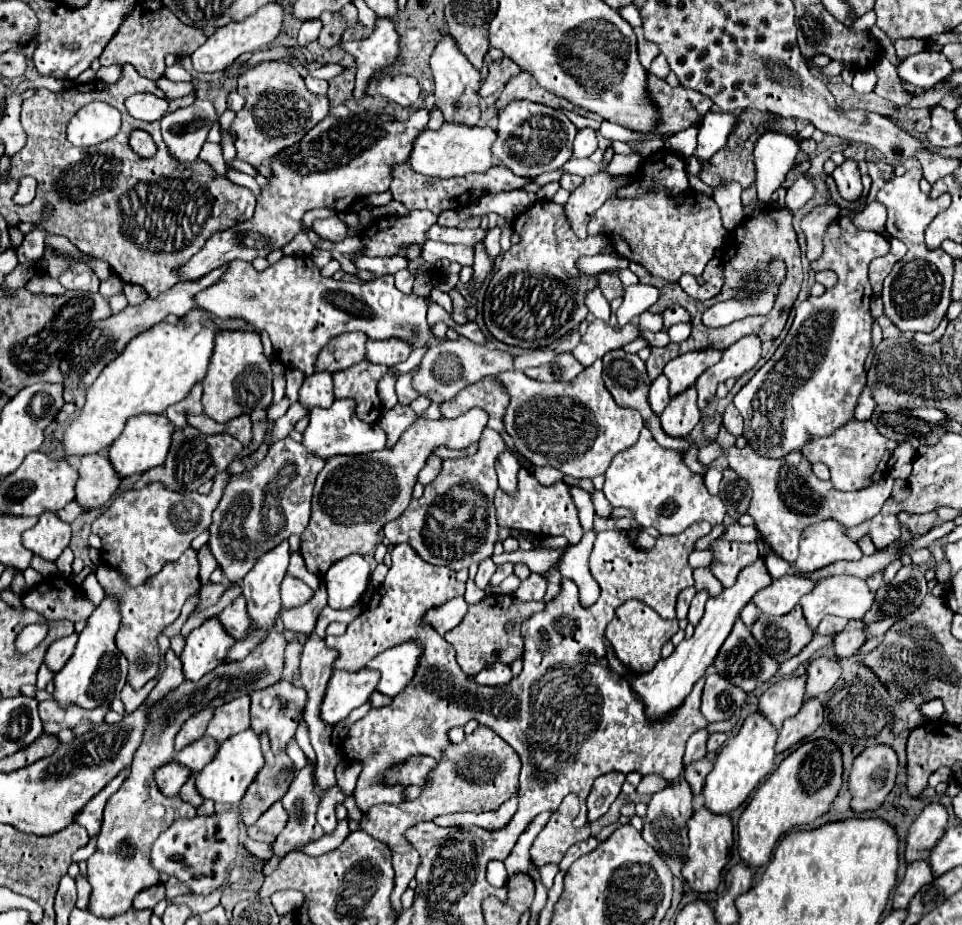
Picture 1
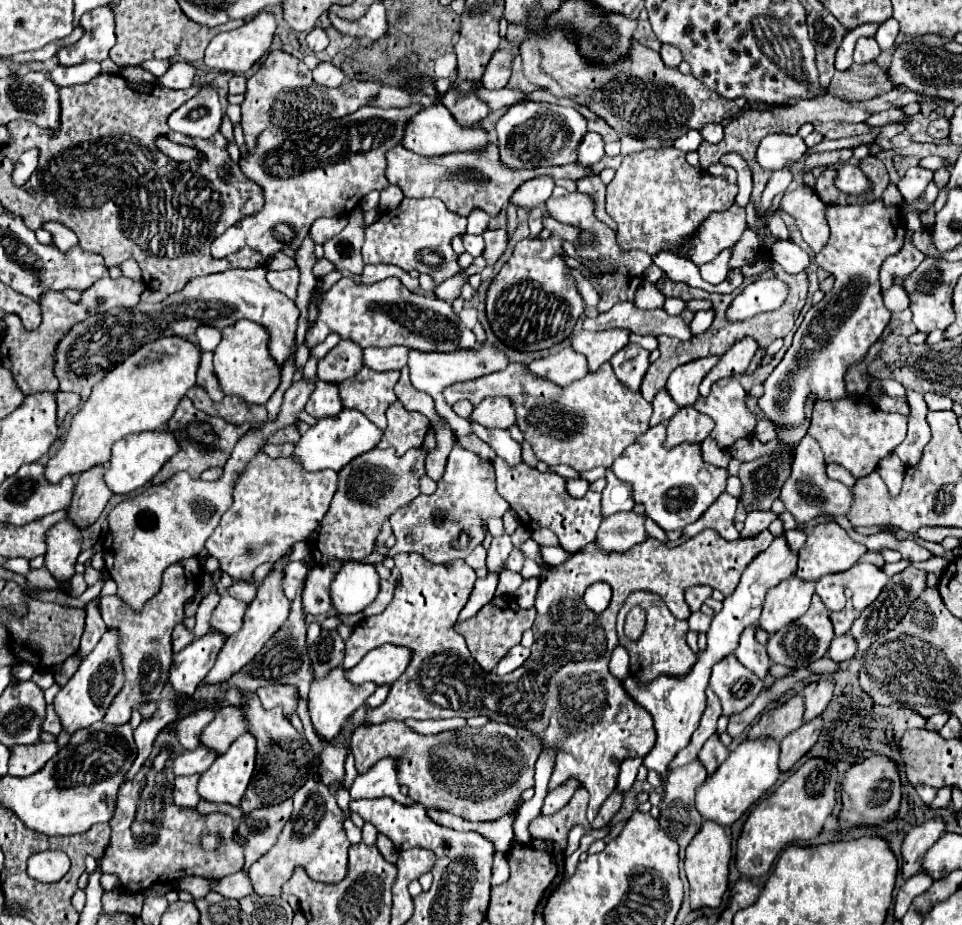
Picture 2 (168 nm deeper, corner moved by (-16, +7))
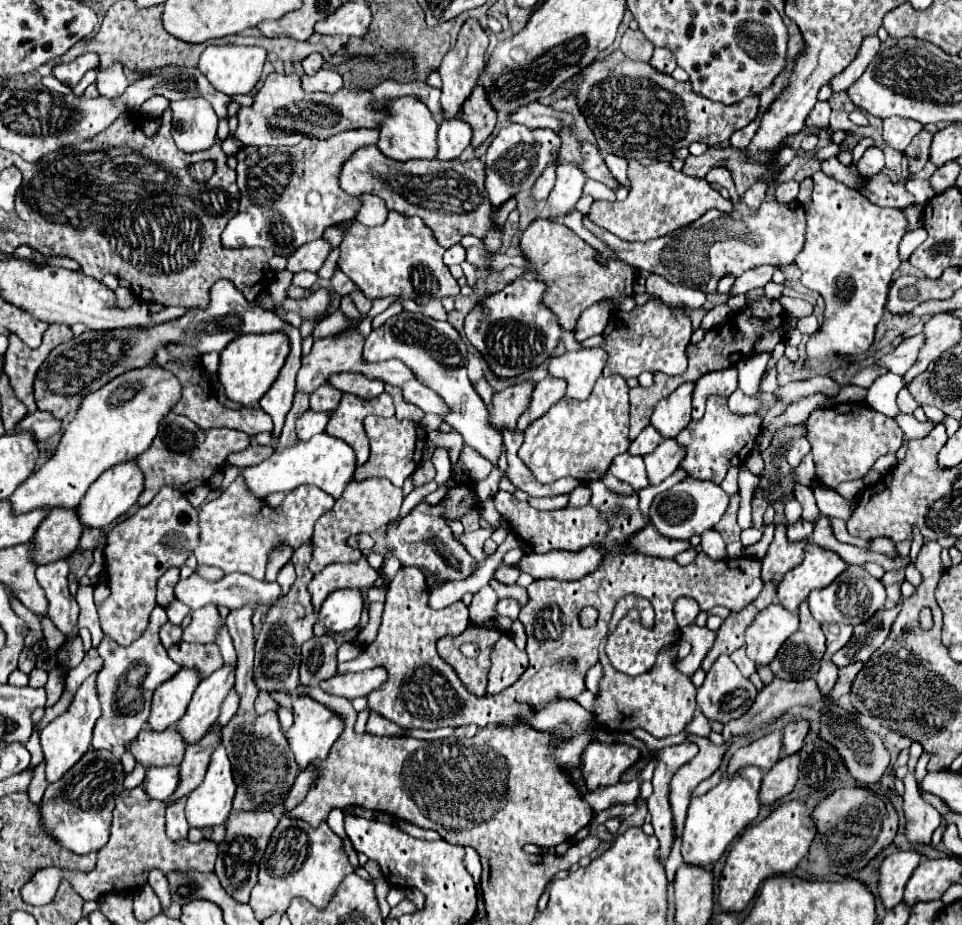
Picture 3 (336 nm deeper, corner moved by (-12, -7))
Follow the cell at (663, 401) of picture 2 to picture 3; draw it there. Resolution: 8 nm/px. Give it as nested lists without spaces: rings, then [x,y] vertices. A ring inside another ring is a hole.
[[[648,426],[648,428],[642,430],[642,434],[640,434],[634,442],[630,442],[628,454],[632,454],[632,456],[644,456],[644,454],[650,454],[660,442],[662,442],[662,438],[660,438],[658,430],[652,428],[652,426]]]

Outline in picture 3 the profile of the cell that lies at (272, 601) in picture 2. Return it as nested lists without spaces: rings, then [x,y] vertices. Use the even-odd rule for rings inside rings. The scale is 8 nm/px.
[[[222,666],[196,686],[186,714],[176,722],[176,732],[180,732],[186,744],[196,744],[208,734],[220,714],[222,700],[234,686],[234,672],[234,666]]]

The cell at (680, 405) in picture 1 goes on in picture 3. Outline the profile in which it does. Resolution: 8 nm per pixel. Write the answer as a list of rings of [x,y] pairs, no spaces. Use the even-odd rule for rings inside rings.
[[[674,438],[662,440],[654,452],[644,456],[646,464],[646,476],[650,486],[658,486],[662,480],[666,480],[684,458],[684,450],[680,444],[676,444]]]

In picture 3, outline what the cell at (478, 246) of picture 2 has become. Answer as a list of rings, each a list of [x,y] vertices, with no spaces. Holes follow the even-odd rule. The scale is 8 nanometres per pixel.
[[[456,244],[456,246],[452,246],[452,248],[448,248],[448,250],[444,252],[444,264],[446,264],[446,266],[462,264],[464,258],[466,258],[466,250],[464,250],[462,244]]]

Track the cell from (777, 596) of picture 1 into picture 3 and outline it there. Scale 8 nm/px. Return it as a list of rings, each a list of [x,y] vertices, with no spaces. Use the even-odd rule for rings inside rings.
[[[780,604],[764,608],[746,630],[746,656],[756,666],[768,666],[784,640],[798,628],[798,614],[788,612]]]

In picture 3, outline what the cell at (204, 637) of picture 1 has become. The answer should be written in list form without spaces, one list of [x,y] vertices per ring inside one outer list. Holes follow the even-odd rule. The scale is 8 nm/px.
[[[182,668],[170,682],[164,682],[152,700],[152,710],[148,716],[148,726],[154,732],[164,732],[174,726],[186,712],[194,688],[198,686],[196,670]]]

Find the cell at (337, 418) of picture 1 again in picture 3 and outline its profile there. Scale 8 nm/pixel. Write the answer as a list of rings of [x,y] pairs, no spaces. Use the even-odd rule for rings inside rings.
[[[318,434],[306,442],[296,442],[294,446],[282,452],[276,450],[270,458],[256,466],[240,468],[240,476],[244,478],[248,492],[254,494],[256,498],[268,498],[268,494],[274,492],[290,492],[302,484],[314,484],[326,494],[330,494],[334,500],[338,500],[340,494],[344,492],[344,486],[354,476],[354,470],[356,470],[354,450],[346,442],[340,442],[338,438]]]

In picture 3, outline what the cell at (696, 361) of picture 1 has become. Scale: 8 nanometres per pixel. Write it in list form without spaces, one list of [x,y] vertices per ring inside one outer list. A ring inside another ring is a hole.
[[[686,382],[656,404],[650,424],[660,432],[662,438],[676,438],[676,434],[690,422],[692,388],[694,386]]]

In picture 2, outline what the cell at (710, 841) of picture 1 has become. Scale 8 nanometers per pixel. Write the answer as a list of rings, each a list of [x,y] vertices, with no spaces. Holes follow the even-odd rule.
[[[706,820],[696,834],[696,838],[686,848],[686,876],[690,882],[690,902],[692,908],[716,908],[728,888],[728,866],[732,860],[732,832],[712,820]]]

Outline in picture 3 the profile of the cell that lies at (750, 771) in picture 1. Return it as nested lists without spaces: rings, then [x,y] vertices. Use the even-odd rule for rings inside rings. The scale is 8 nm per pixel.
[[[750,766],[750,768],[736,772],[734,776],[724,776],[720,780],[720,784],[716,788],[712,788],[710,792],[706,792],[704,796],[692,798],[692,802],[688,806],[684,830],[680,836],[684,864],[708,868],[710,864],[716,864],[720,860],[720,856],[726,852],[730,842],[748,824],[752,824],[758,818],[760,782],[762,782],[762,772],[754,766]]]

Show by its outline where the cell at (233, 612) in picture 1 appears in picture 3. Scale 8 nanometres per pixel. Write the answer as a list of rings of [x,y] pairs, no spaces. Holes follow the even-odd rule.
[[[208,604],[200,610],[192,612],[192,622],[188,628],[184,628],[182,640],[184,642],[194,642],[194,644],[208,644],[214,642],[216,630],[224,624],[224,620],[218,614],[218,608]]]

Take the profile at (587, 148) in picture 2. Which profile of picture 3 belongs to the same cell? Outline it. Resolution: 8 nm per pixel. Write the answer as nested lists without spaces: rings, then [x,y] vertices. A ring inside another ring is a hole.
[[[560,164],[556,168],[556,184],[548,196],[548,216],[546,218],[552,222],[564,218],[574,208],[578,198],[582,196],[584,182],[586,178],[576,164]]]

